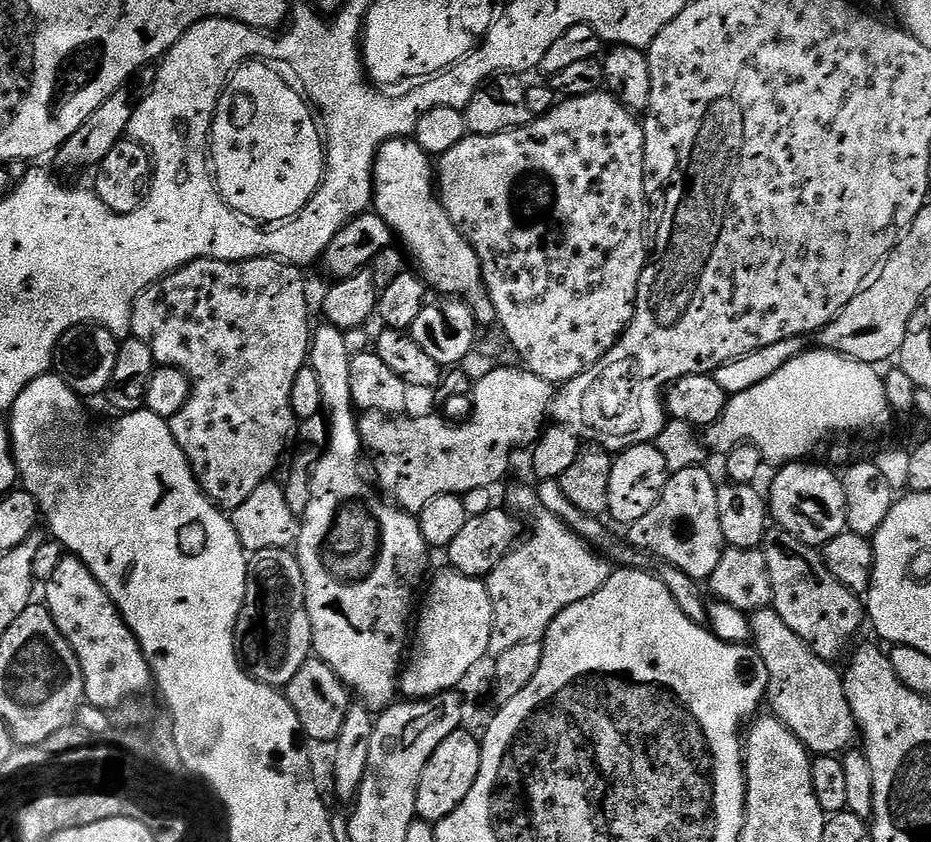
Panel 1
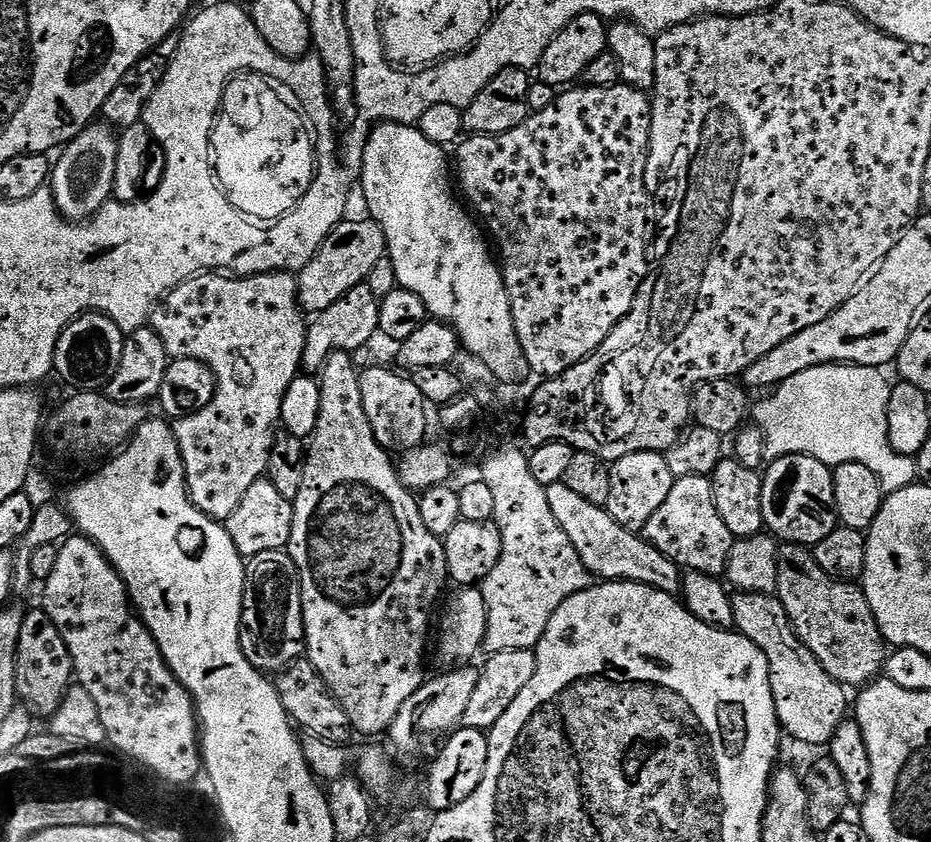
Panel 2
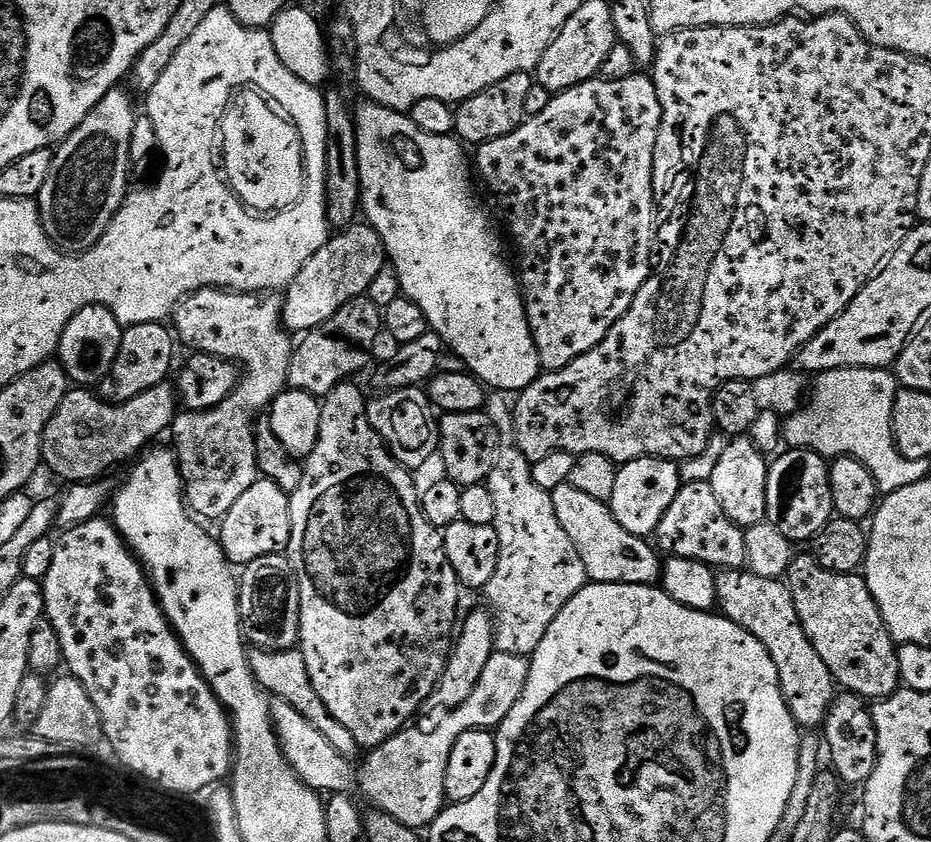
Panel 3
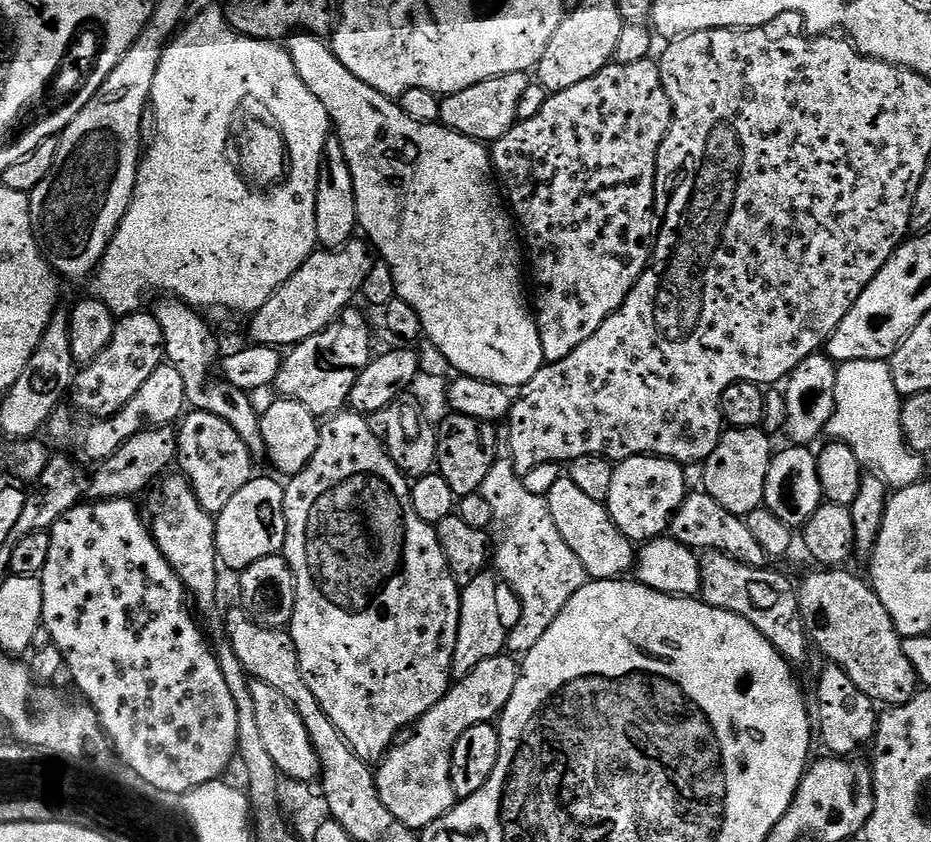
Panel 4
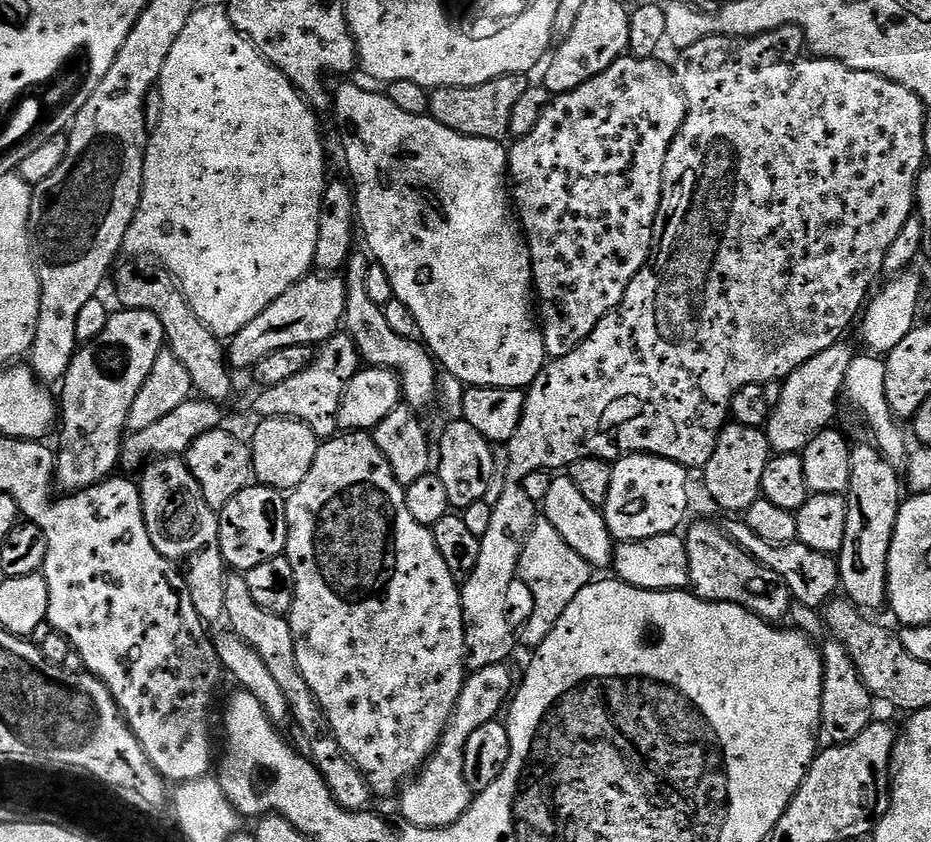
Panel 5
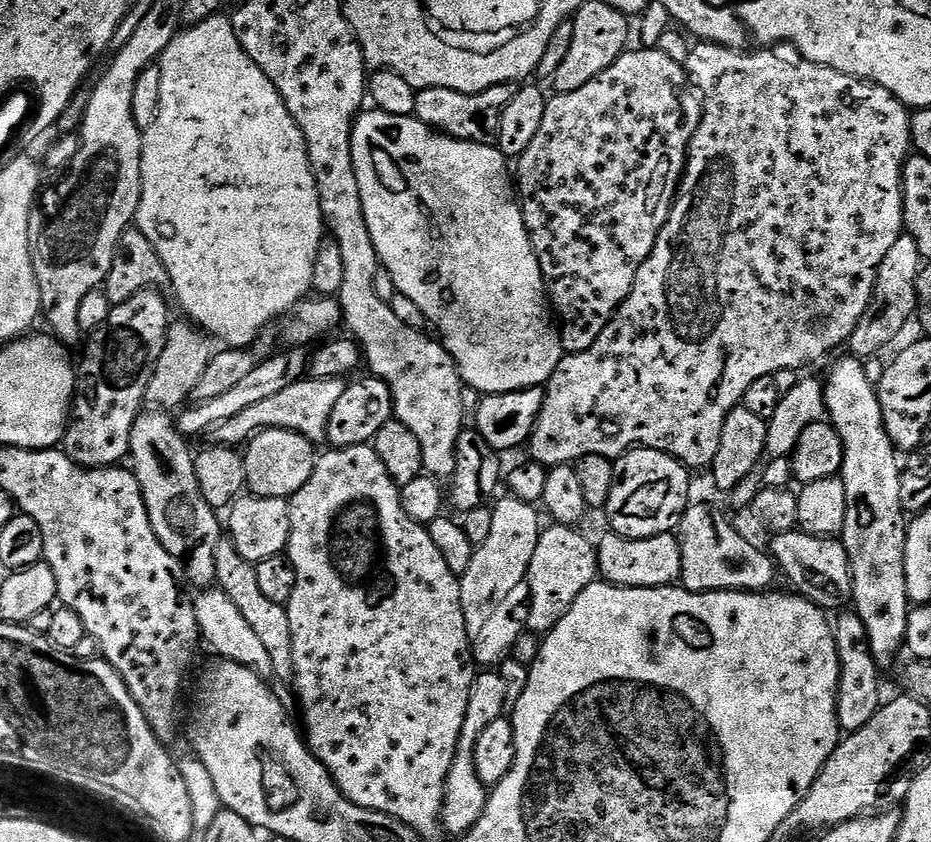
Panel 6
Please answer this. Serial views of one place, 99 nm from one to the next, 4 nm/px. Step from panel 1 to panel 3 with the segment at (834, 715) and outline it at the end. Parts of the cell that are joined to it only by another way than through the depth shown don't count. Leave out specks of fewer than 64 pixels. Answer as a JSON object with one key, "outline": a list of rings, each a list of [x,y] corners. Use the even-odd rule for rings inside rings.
{"outline":[[[720,570],[716,572],[716,603],[727,620],[742,626],[766,646],[770,658],[774,658],[774,666],[778,666],[782,698],[786,698],[786,706],[796,723],[804,730],[819,729],[838,694],[838,685],[810,638],[806,638],[787,583],[783,579],[760,577],[751,570]]]}

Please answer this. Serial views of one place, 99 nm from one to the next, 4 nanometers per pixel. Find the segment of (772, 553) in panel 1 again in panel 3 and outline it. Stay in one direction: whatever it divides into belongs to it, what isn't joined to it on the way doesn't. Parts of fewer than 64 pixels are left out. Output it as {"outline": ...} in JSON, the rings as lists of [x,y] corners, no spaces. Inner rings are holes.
{"outline":[[[796,554],[793,555],[792,563],[788,567],[786,583],[794,598],[794,610],[798,610],[802,630],[806,630],[806,638],[810,638],[814,650],[818,650],[822,662],[826,662],[833,680],[843,691],[863,696],[865,701],[875,702],[883,700],[886,696],[892,696],[901,687],[896,653],[898,645],[892,639],[863,575],[831,572],[821,566],[815,556]]]}

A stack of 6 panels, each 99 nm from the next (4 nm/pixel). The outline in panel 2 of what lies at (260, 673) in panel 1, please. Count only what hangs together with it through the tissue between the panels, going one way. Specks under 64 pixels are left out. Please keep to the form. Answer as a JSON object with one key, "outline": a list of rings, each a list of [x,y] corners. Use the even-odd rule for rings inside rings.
{"outline":[[[266,550],[266,554],[247,557],[242,610],[240,645],[248,661],[261,672],[279,673],[305,655],[300,575],[287,551]]]}

